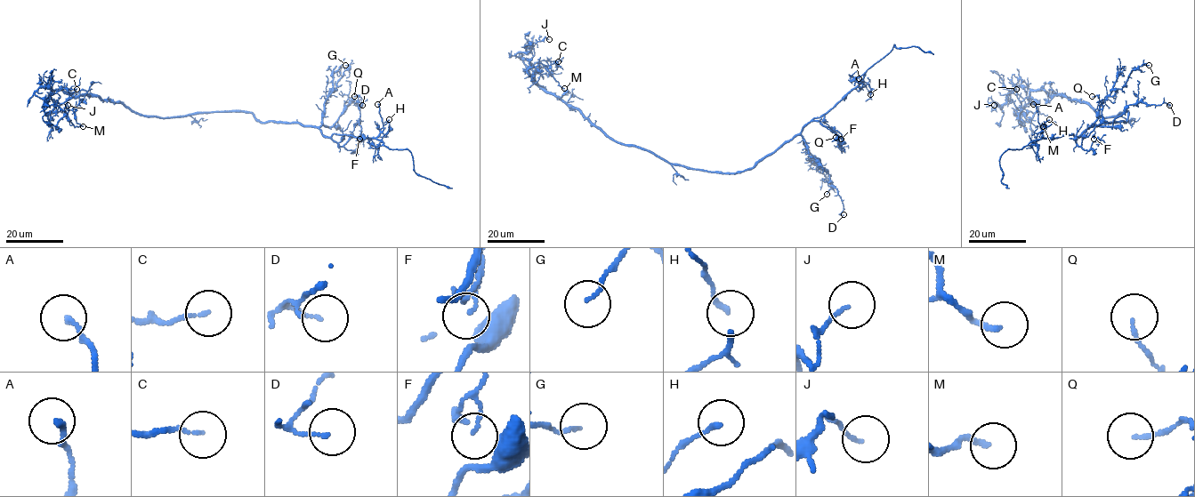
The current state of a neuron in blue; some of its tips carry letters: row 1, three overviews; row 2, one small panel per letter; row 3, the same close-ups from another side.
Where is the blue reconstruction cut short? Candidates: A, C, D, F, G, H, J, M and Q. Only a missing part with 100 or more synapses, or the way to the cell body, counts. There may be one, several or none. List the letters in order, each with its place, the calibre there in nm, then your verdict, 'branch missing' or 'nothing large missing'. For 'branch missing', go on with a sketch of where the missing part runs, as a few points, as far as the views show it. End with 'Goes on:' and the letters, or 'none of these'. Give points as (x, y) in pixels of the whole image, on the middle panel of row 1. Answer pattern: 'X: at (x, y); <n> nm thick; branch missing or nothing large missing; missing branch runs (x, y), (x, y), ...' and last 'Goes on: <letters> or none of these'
A: at (859, 78); 170 nm thick; nothing large missing
C: at (558, 61); 110 nm thick; nothing large missing
D: at (843, 214); 100 nm thick; nothing large missing
F: at (841, 139); 80 nm thick; nothing large missing
G: at (827, 194); 110 nm thick; nothing large missing
H: at (870, 94); 110 nm thick; nothing large missing
J: at (549, 39); 110 nm thick; nothing large missing
M: at (564, 88); 160 nm thick; nothing large missing
Q: at (835, 137); 90 nm thick; nothing large missing
Goes on: none of these

